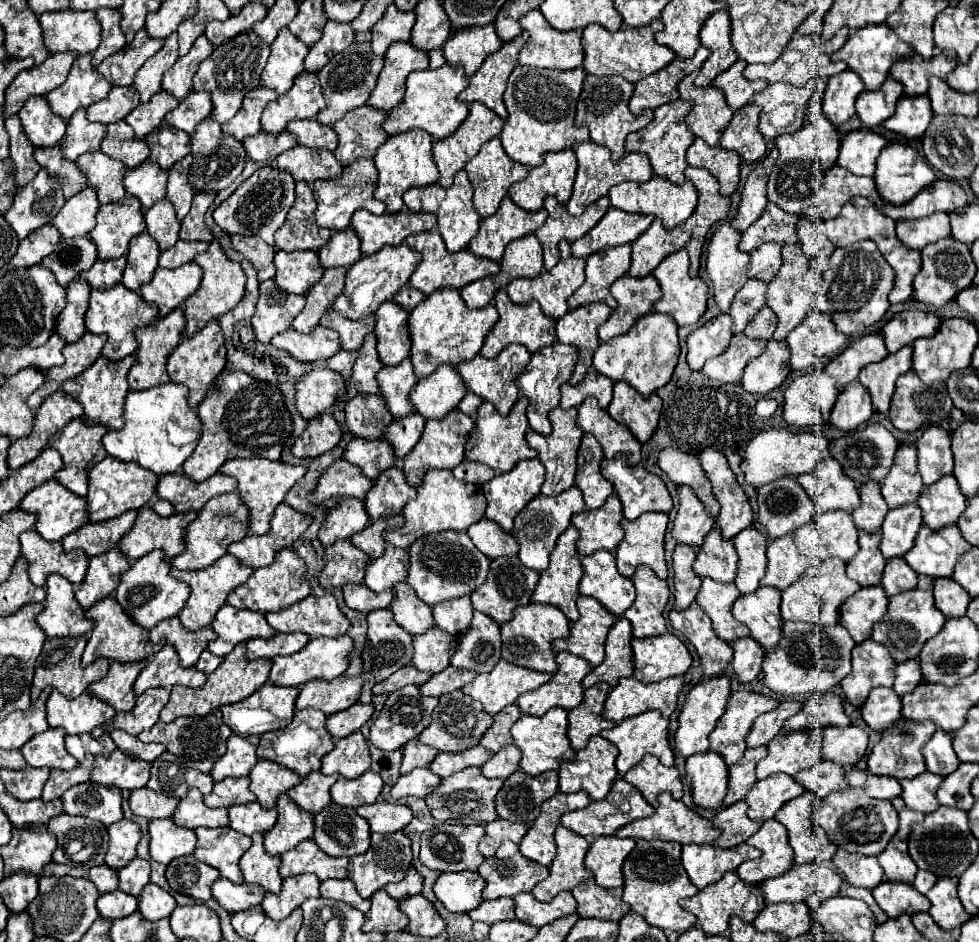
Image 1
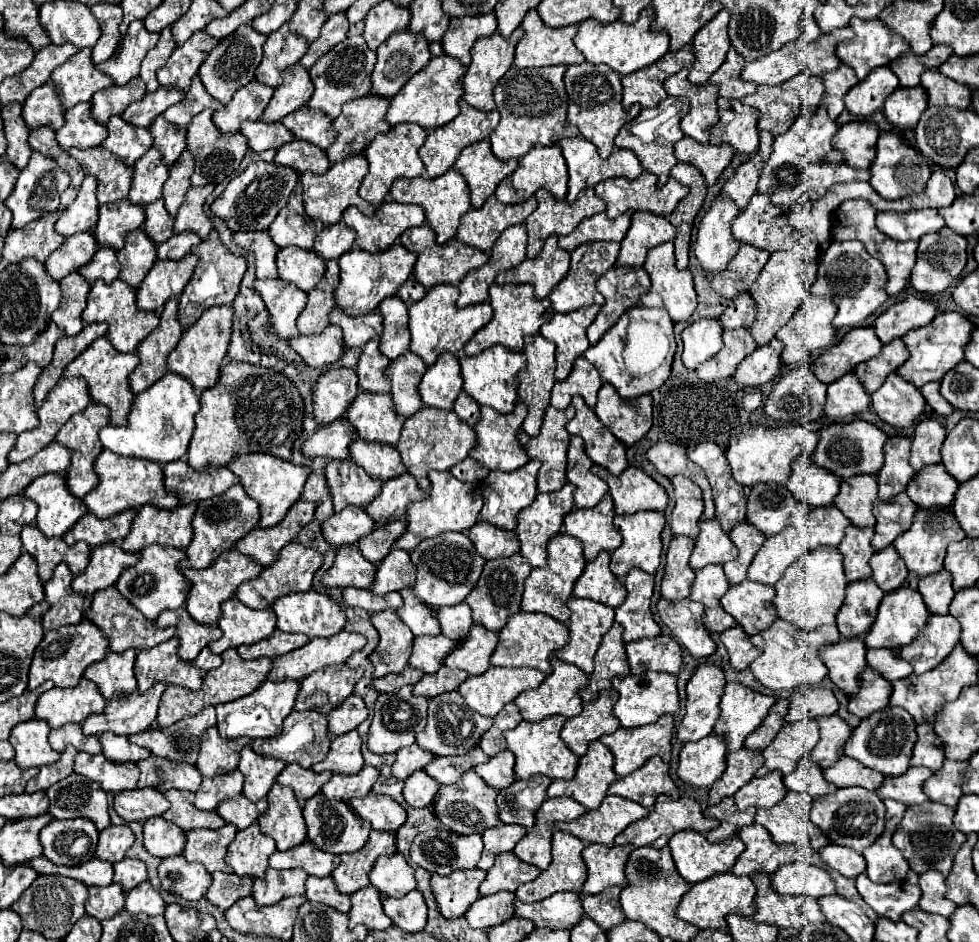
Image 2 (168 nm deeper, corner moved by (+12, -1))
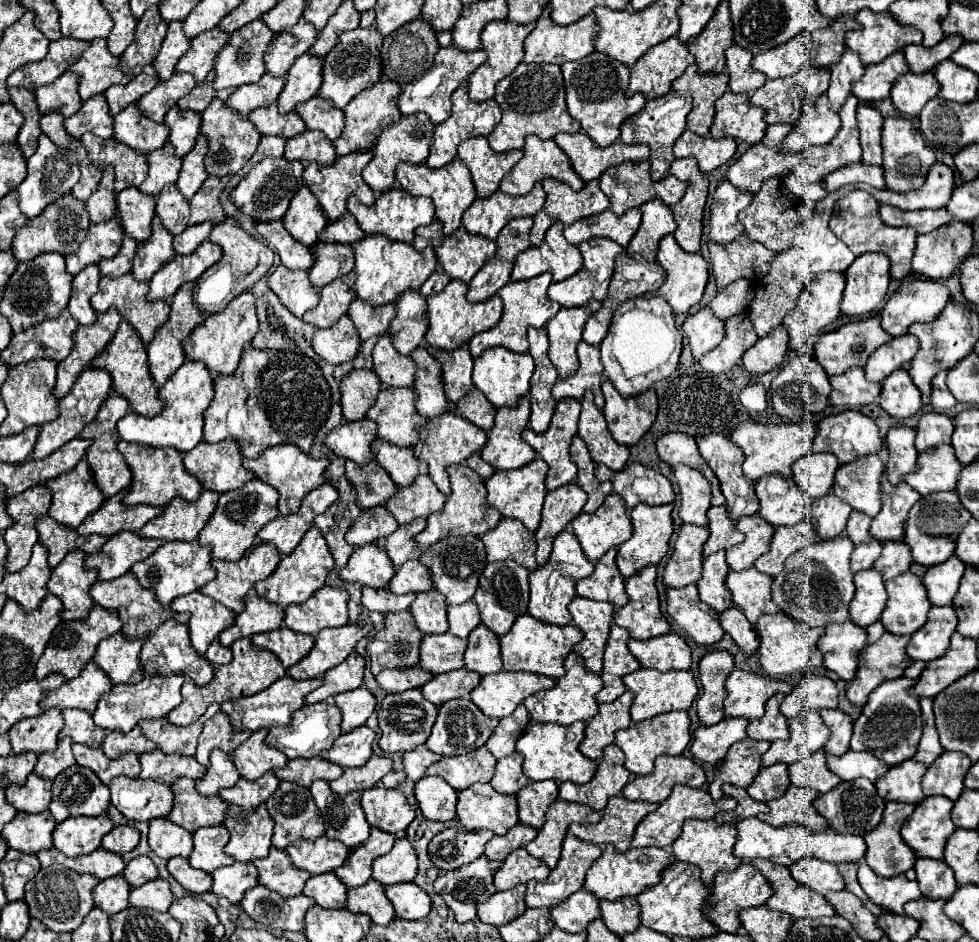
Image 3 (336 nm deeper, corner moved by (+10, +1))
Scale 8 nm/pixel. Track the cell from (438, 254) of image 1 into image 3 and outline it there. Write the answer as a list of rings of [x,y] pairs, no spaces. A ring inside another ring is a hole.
[[[434,220],[430,222],[428,226],[420,226],[416,228],[416,238],[414,238],[414,244],[418,246],[426,246],[426,244],[432,244],[436,248],[436,256],[438,256],[438,264],[452,276],[452,278],[458,278],[462,282],[470,282],[472,276],[494,256],[496,252],[496,242],[484,238],[484,236],[472,236],[468,234],[462,226],[452,234],[452,236],[446,236],[442,232],[442,224],[440,220]]]

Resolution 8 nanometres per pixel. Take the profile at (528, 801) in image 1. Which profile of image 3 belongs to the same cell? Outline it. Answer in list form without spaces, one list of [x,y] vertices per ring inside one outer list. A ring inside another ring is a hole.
[[[552,780],[532,782],[518,794],[520,822],[526,826],[542,828],[548,806],[558,798],[558,784]]]

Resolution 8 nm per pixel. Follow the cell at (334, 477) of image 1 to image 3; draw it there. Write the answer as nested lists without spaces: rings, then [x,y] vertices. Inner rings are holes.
[[[348,460],[346,476],[358,492],[358,506],[364,510],[374,508],[374,506],[384,506],[398,490],[390,474],[378,462],[360,466]]]

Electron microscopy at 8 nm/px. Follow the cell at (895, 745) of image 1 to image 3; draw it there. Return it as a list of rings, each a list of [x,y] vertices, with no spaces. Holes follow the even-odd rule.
[[[902,676],[896,680],[886,680],[870,692],[860,718],[854,722],[854,736],[850,744],[852,750],[870,752],[888,766],[902,764],[916,754],[918,740],[922,736],[922,718],[918,698],[910,694],[910,688],[914,684],[916,680],[908,680]]]

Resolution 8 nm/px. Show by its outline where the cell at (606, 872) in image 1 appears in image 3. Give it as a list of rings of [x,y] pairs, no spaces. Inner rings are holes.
[[[606,846],[602,856],[596,860],[596,864],[586,874],[584,888],[594,892],[600,900],[620,900],[626,896],[638,896],[638,892],[644,892],[650,886],[656,886],[660,882],[660,872],[668,868],[676,860],[668,850],[664,848],[630,848],[628,852],[618,852],[612,846]]]

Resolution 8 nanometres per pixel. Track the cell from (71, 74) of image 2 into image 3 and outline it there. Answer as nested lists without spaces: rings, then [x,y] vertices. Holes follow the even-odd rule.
[[[104,38],[94,40],[90,48],[80,56],[80,60],[70,66],[70,70],[80,76],[80,98],[88,100],[90,96],[104,92],[112,84],[128,84],[132,76],[126,76],[120,70],[118,62],[120,58],[114,58],[108,52]]]

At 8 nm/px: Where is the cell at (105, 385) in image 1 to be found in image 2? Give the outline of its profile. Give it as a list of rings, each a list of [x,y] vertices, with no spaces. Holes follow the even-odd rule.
[[[98,338],[94,344],[90,344],[84,354],[80,354],[76,360],[72,360],[66,370],[64,370],[64,378],[82,378],[88,384],[88,394],[92,398],[92,402],[96,404],[104,404],[110,408],[110,424],[114,426],[122,426],[126,424],[126,416],[132,404],[132,392],[128,386],[128,374],[138,366],[138,356],[136,354],[122,354],[118,352],[110,340],[106,338]]]

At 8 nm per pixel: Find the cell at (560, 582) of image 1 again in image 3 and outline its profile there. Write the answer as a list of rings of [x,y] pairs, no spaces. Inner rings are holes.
[[[568,530],[560,532],[554,540],[554,548],[550,554],[550,560],[540,566],[536,572],[530,574],[530,604],[528,604],[528,612],[530,616],[546,622],[546,624],[554,624],[554,626],[566,626],[570,624],[570,612],[568,612],[568,604],[572,602],[572,598],[576,596],[576,582],[586,578],[588,574],[594,572],[594,562],[590,562],[584,552],[580,542],[576,540],[576,536]]]

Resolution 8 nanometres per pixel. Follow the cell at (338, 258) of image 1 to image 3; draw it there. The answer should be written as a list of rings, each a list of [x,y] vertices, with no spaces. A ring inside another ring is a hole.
[[[344,212],[340,216],[340,220],[328,224],[324,228],[324,232],[320,232],[318,240],[320,242],[340,242],[340,244],[354,244],[358,240],[362,240],[366,234],[362,228],[358,228],[356,218],[350,212]]]

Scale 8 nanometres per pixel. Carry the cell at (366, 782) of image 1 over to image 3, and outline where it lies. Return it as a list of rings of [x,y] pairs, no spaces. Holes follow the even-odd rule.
[[[374,754],[364,766],[346,768],[338,780],[330,782],[330,788],[336,794],[348,794],[352,790],[362,792],[366,788],[376,786],[382,780],[382,776],[386,776],[390,770],[392,770],[392,758]]]

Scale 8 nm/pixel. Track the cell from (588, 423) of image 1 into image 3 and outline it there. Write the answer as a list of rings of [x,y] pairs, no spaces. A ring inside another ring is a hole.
[[[584,392],[580,404],[582,404],[582,412],[578,422],[578,434],[586,442],[592,460],[612,470],[622,470],[630,458],[630,452],[626,446],[618,444],[612,438],[604,414],[594,404],[592,392]]]

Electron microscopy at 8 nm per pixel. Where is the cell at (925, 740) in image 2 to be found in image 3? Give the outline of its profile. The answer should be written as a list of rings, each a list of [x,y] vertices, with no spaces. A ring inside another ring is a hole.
[[[922,698],[920,700],[920,706],[922,706],[922,722],[924,722],[924,728],[922,728],[922,738],[920,738],[920,744],[918,744],[918,752],[914,754],[914,760],[930,766],[944,752],[944,748],[940,746],[938,732],[934,728],[932,698]]]

